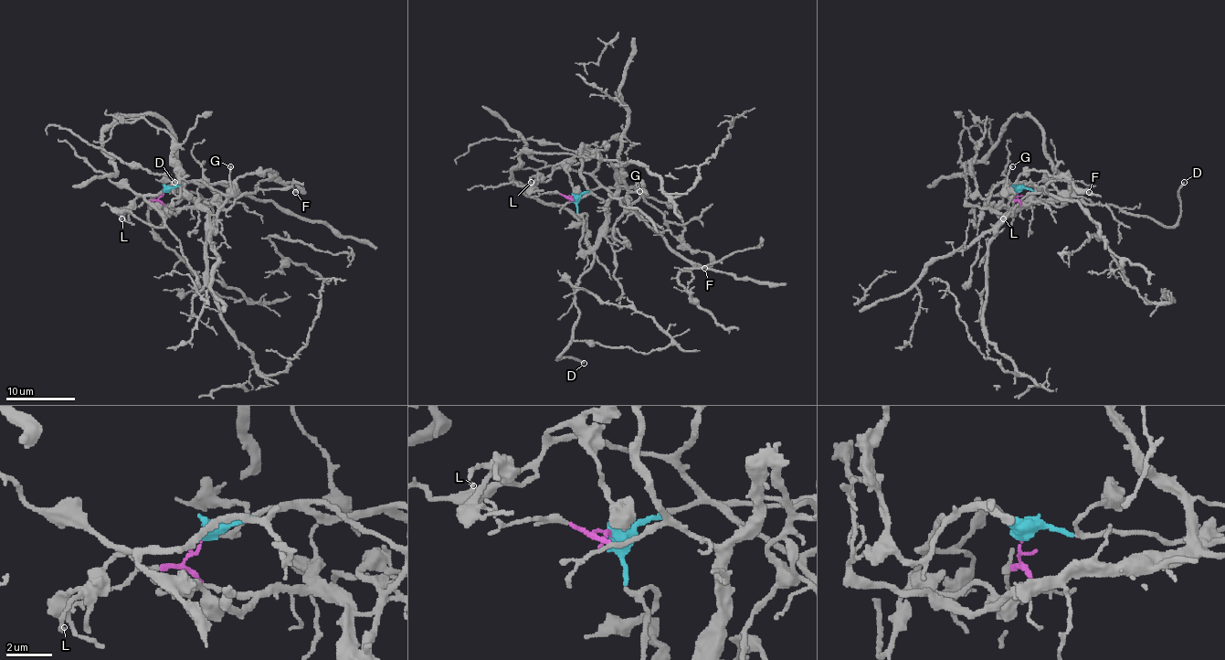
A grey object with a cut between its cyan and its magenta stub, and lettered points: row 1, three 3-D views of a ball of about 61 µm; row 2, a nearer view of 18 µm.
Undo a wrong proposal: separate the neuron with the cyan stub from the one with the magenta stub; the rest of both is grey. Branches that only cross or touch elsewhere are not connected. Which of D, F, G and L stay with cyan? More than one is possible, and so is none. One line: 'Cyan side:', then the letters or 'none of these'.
Cyan side: F, G, L

